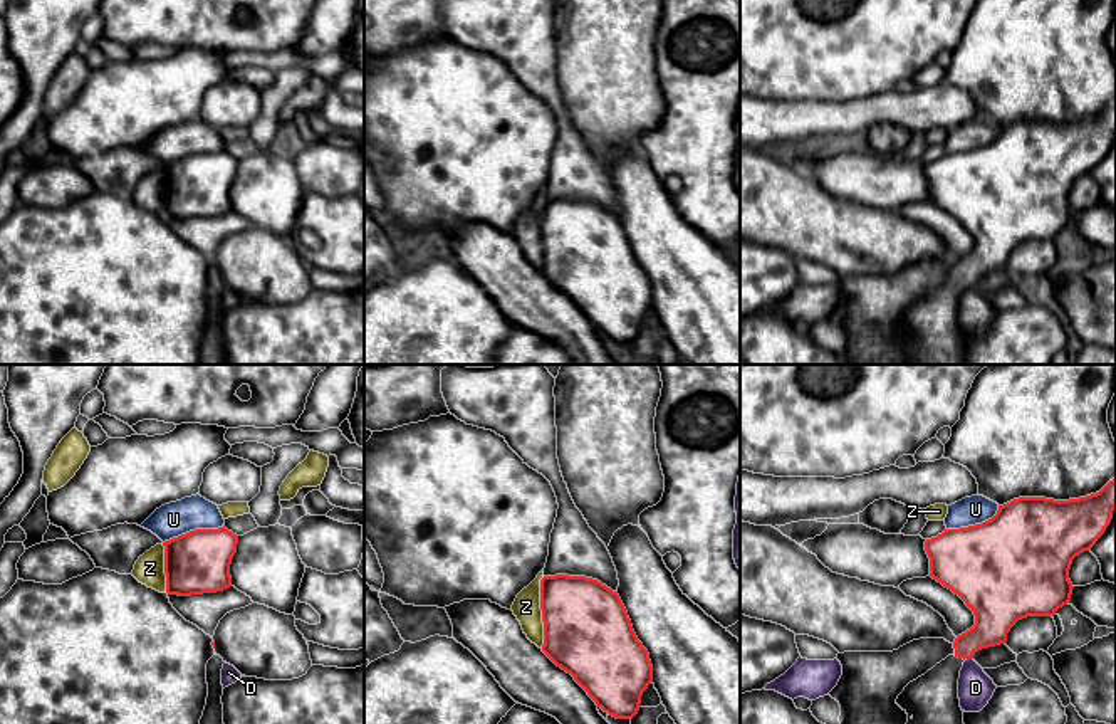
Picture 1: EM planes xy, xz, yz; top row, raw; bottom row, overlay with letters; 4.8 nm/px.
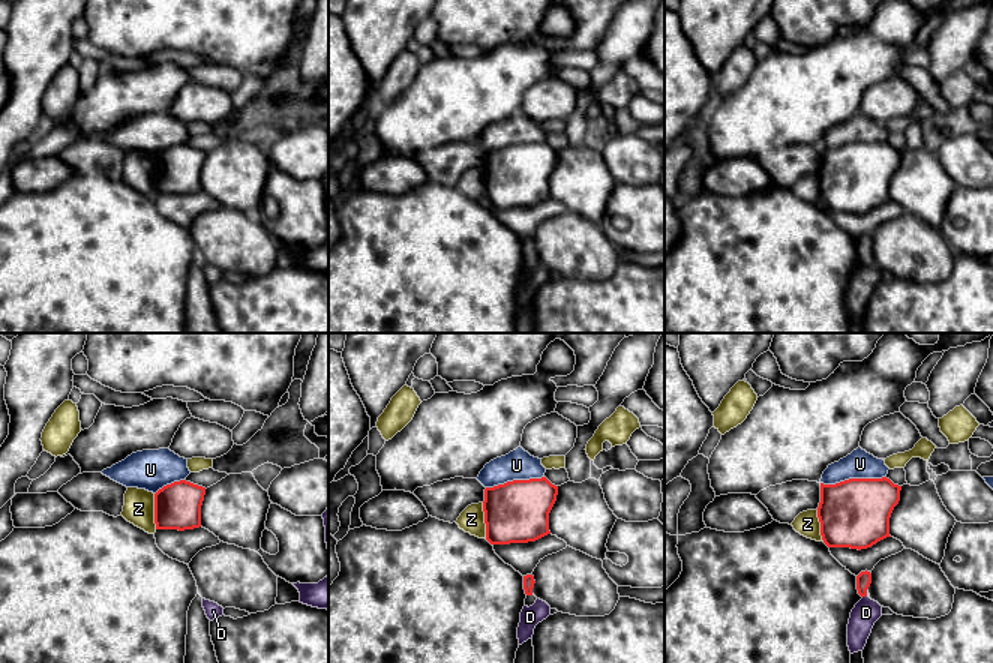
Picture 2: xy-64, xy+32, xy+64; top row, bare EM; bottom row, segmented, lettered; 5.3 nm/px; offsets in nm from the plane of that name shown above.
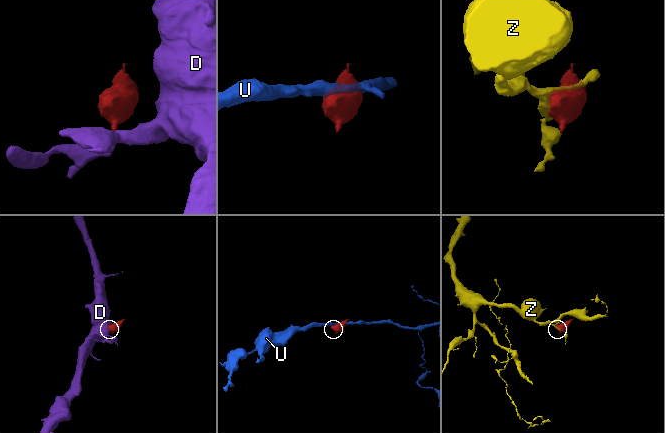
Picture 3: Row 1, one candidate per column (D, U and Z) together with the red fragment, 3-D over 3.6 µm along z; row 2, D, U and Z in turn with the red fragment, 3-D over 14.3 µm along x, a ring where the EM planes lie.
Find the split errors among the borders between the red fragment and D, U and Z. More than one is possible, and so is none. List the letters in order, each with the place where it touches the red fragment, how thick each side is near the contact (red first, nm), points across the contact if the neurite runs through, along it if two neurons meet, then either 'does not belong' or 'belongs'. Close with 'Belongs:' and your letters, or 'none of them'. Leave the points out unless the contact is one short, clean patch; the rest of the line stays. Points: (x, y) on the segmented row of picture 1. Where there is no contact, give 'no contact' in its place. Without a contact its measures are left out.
D: contact yz (970, 657); calibres 220 and 170 nm; border yz (967, 657), (972, 659); does not belong
U: contact xy (195, 529); calibres 300 and 160 nm; does not belong
Z: contact xz (542, 612); calibres 420 and 130 nm; does not belong
Belongs: none of them

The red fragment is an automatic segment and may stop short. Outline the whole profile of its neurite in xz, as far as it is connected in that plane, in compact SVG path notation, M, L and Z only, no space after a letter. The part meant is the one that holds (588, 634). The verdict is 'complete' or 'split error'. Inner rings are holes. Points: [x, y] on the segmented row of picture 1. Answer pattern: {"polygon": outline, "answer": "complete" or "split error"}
{"polygon": "M544 576L540 580L540 610L542 652L571 674L604 712L616 719L633 719L639 711L643 692L653 682L653 665L618 591L586 576Z", "answer": "complete"}

